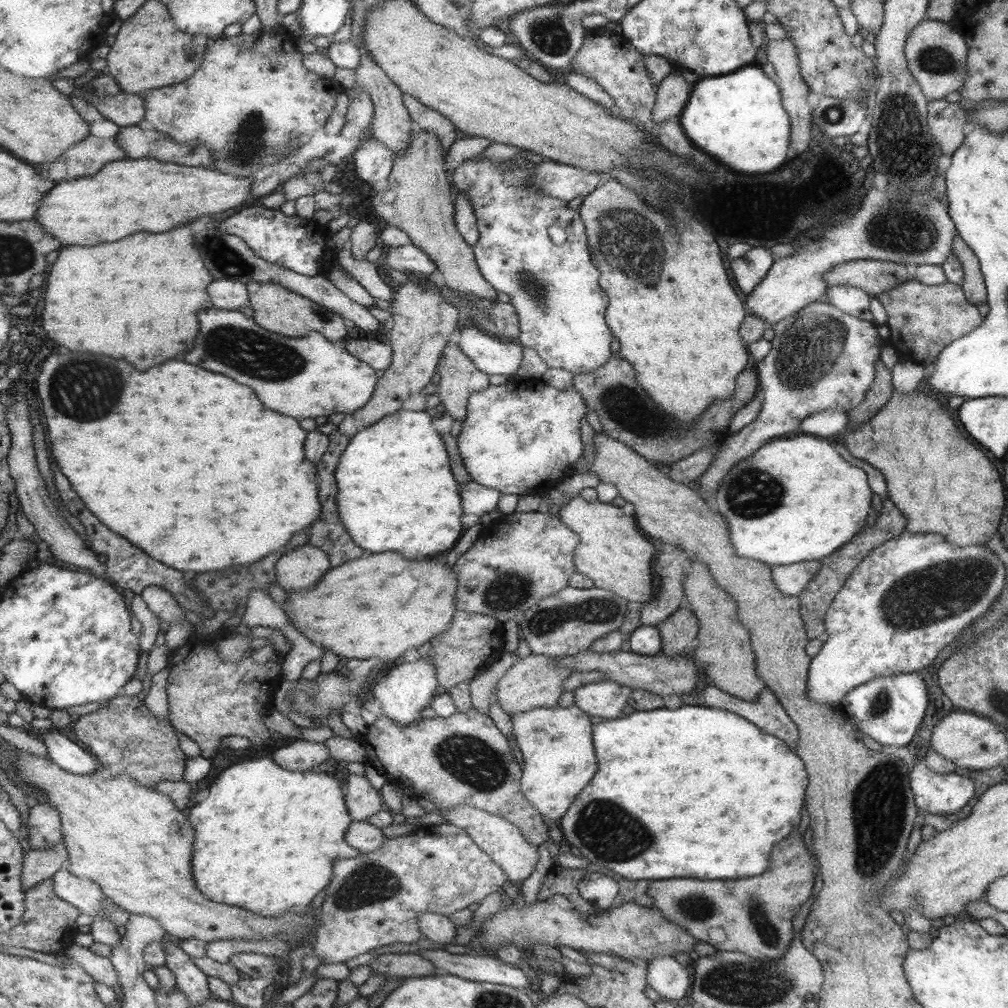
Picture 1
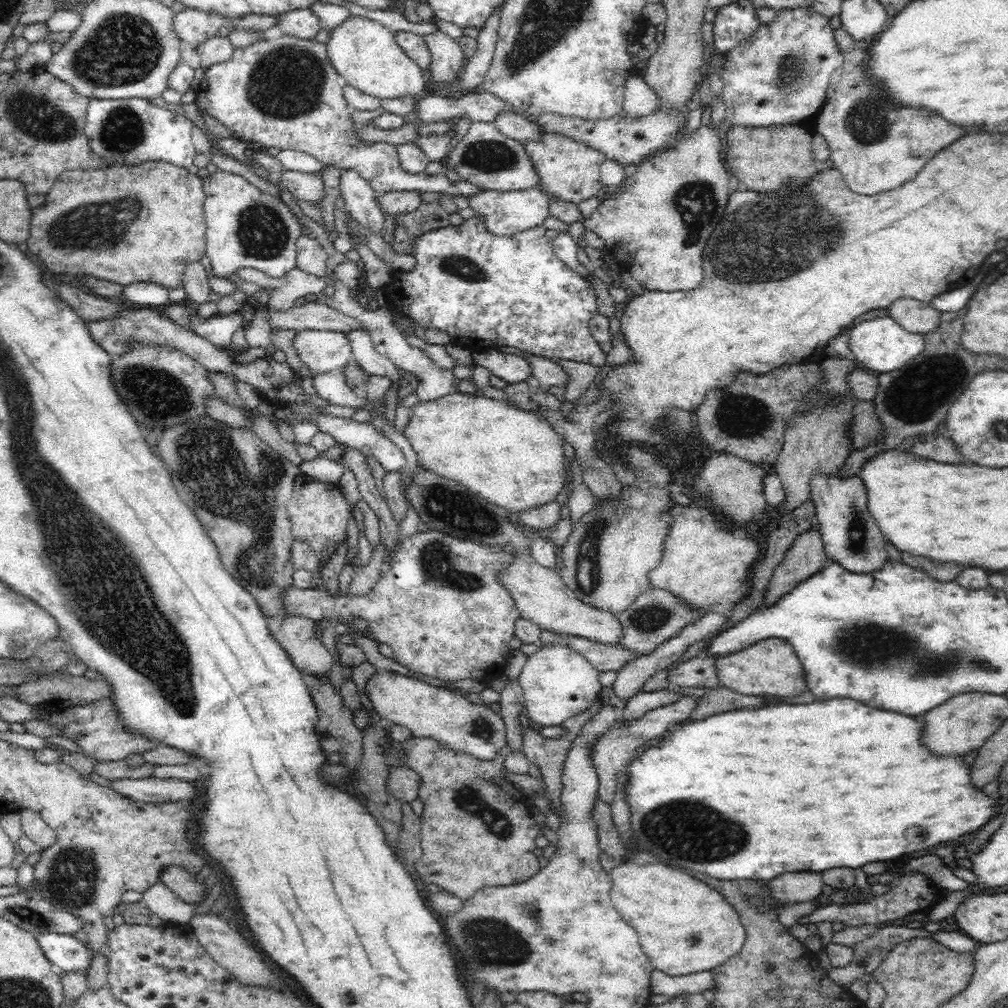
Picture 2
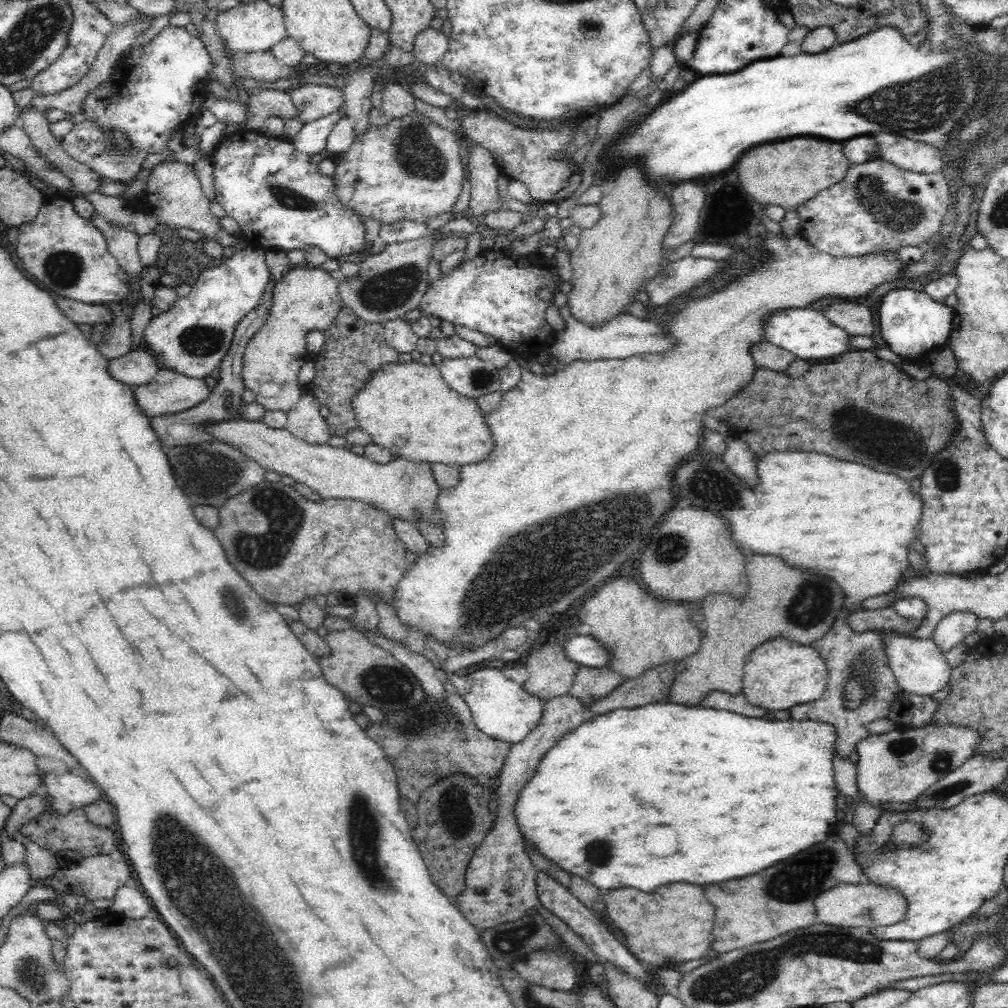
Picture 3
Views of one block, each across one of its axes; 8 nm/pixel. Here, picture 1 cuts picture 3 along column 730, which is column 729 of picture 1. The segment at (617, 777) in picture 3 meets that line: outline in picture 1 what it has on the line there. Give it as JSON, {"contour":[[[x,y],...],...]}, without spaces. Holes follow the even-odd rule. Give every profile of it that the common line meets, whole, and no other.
{"contour":[[[681,706],[671,710],[655,708],[649,712],[631,712],[619,720],[603,719],[592,725],[593,743],[597,744],[597,758],[601,758],[601,770],[597,778],[589,781],[585,794],[577,794],[563,817],[558,821],[565,843],[579,856],[586,858],[599,870],[627,880],[665,880],[665,878],[699,878],[699,880],[723,880],[723,878],[743,878],[757,876],[767,868],[769,850],[775,842],[785,838],[799,822],[799,808],[803,804],[803,790],[807,788],[807,770],[803,759],[789,749],[783,739],[768,732],[759,732],[759,727],[745,718],[739,718],[725,710],[701,708],[701,706]]]}

